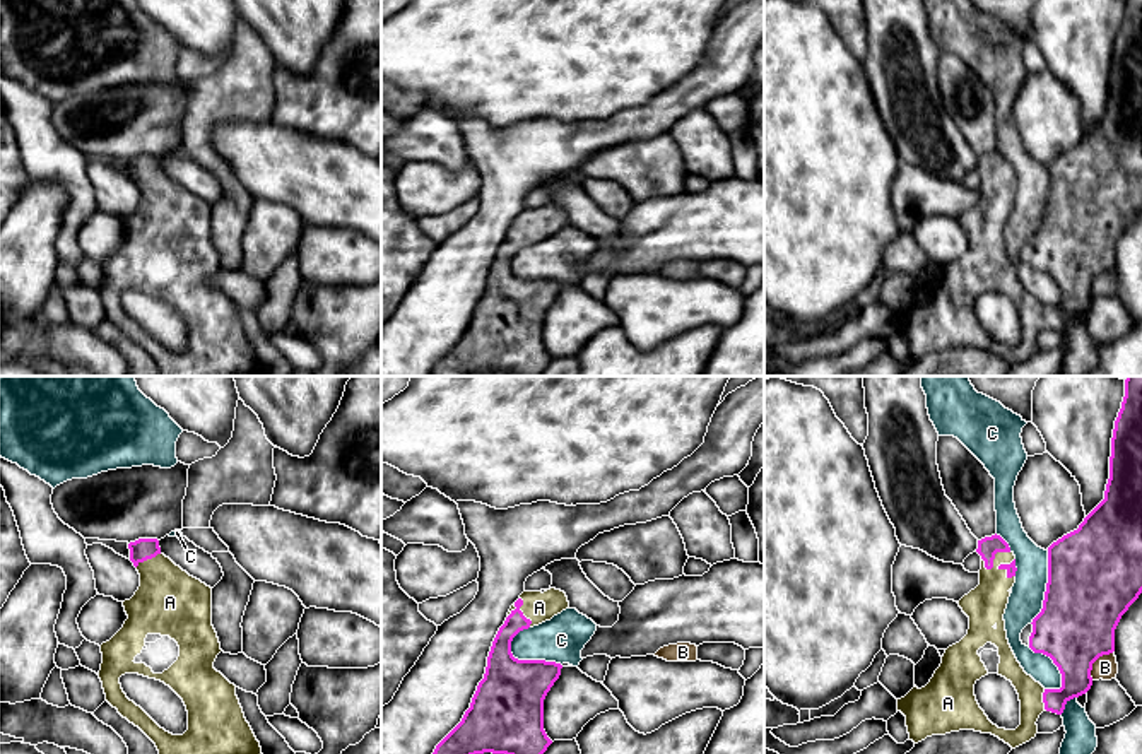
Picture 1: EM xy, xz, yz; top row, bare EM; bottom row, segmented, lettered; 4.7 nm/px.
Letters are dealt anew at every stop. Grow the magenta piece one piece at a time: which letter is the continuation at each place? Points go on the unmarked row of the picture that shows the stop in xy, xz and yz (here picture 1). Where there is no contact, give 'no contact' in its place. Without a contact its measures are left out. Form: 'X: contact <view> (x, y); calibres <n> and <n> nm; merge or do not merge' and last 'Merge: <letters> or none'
A: contact xz (522, 229); calibres 120 and 140 nm; merge
B: contact yz (1094, 277); calibres 360 and 110 nm; do not merge
C: contact xz (529, 277); calibres 340 and 220 nm; do not merge
Merge: A

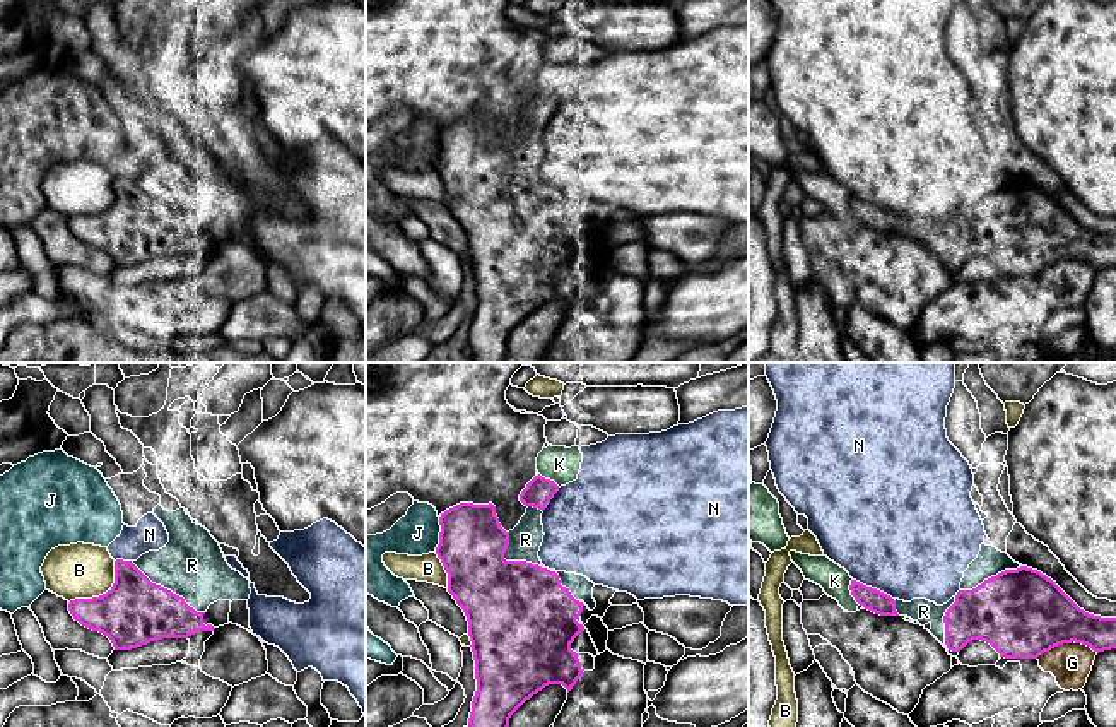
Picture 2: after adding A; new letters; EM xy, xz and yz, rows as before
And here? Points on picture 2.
B: contact xy (103, 211); calibres 320 and 260 nm; do not merge
G: contact yz (1067, 259); calibres 420 and 190 nm; do not merge
J: contact xz (440, 151); calibres 320 and 200 nm; do not merge
K: contact yz (851, 209); calibres 110 and 140 nm; do not merge
N: contact yz (874, 206); calibres 110 and 500 nm; do not merge
R: contact xz (530, 180); calibres 480 and 160 nm; do not merge
Merge: none

